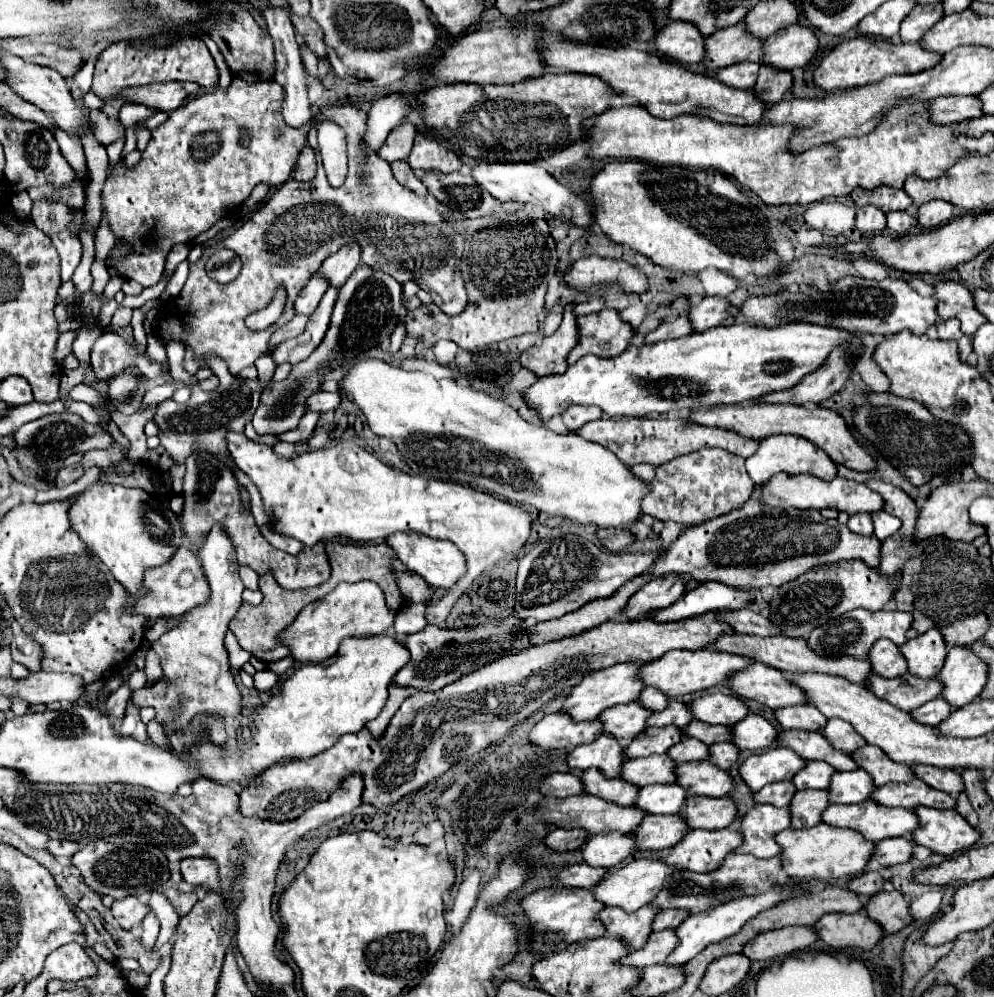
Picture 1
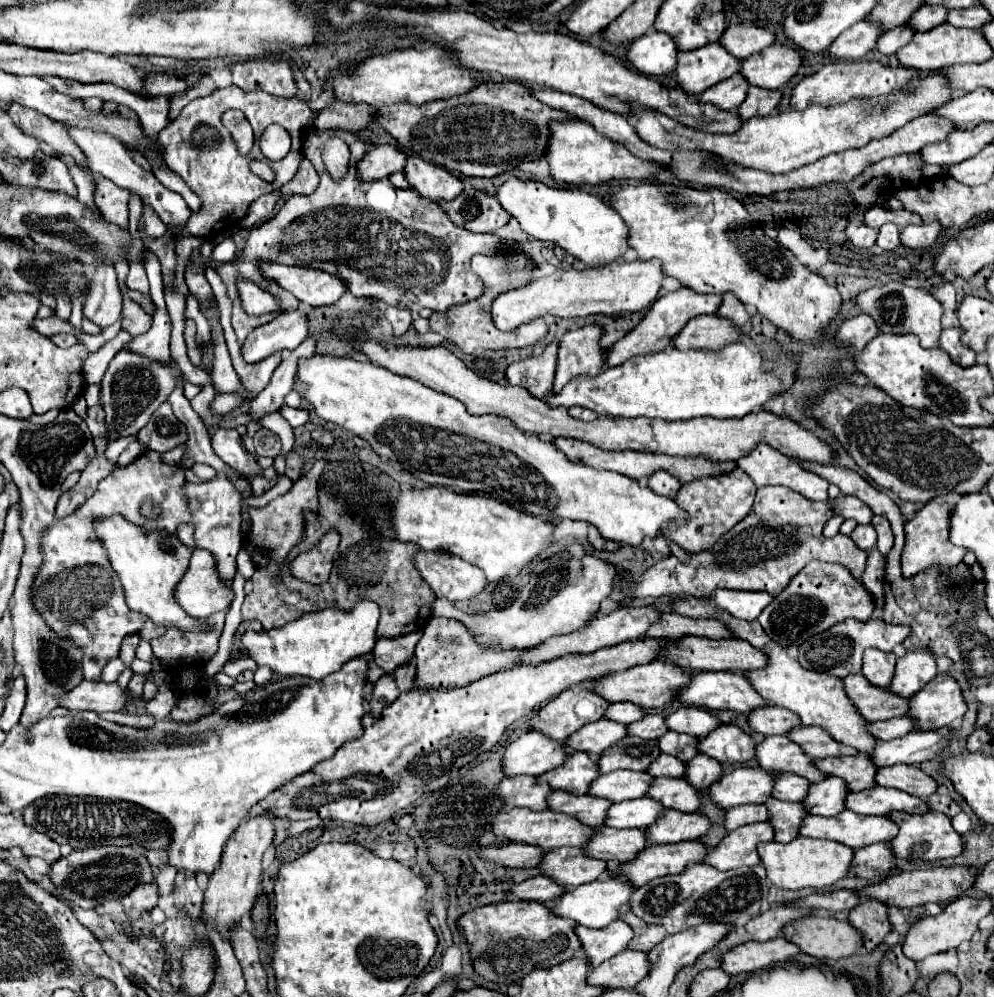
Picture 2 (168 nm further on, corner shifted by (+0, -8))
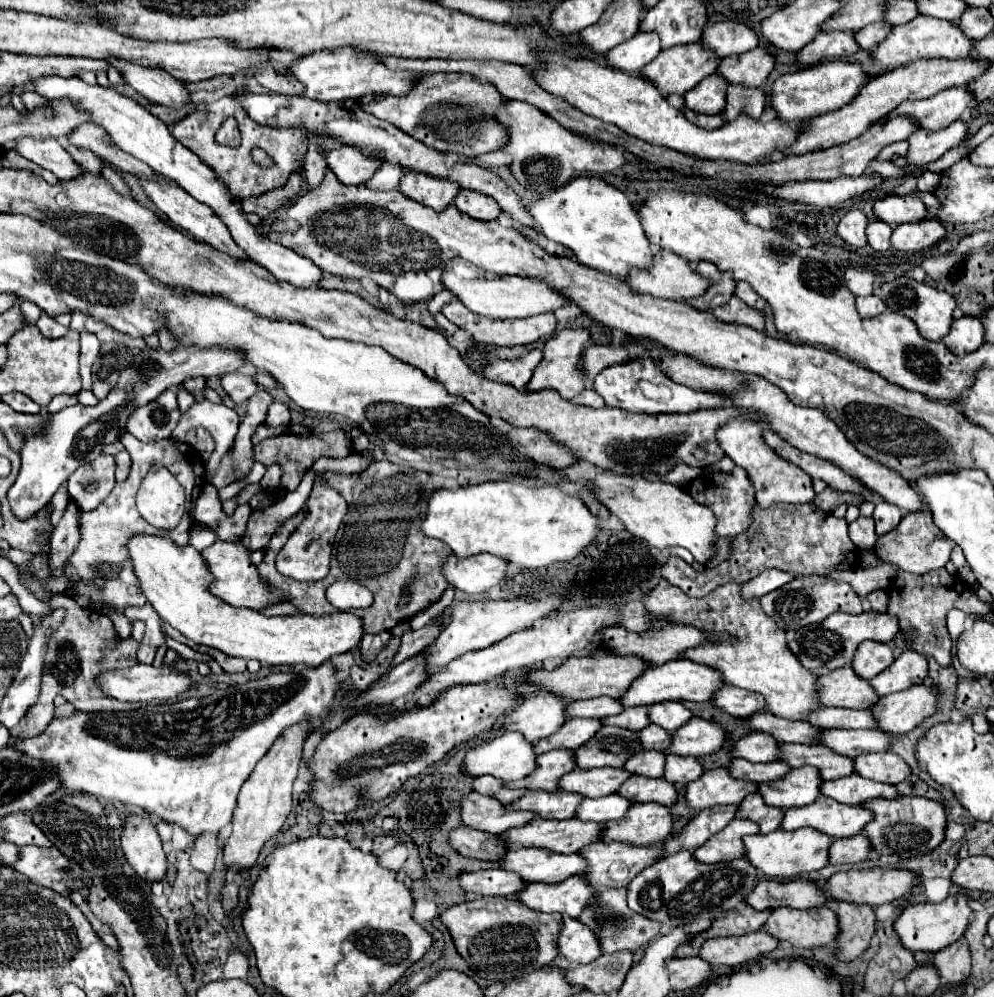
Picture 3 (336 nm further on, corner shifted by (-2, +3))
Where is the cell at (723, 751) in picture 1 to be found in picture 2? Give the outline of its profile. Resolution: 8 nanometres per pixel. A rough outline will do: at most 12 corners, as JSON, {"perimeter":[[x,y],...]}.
{"perimeter":[[709,756],[685,764],[685,780],[699,792],[721,776],[721,764]]}

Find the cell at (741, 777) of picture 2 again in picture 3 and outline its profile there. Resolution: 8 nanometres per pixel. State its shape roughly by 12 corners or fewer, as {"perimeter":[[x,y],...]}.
{"perimeter":[[727,767],[705,771],[687,785],[695,811],[737,805],[759,785],[733,779]]}

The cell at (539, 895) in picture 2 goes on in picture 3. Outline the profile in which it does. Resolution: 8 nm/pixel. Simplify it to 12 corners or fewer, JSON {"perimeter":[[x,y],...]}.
{"perimeter":[[505,869],[461,875],[479,895],[513,897],[527,883]]}

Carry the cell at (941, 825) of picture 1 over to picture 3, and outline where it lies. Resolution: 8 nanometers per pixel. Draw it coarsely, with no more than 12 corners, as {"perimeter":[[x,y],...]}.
{"perimeter":[[927,797],[869,799],[879,855],[945,841],[945,807]]}

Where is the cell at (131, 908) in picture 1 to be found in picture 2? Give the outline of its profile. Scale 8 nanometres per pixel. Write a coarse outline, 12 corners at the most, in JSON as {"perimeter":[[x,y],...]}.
{"perimeter":[[137,884],[123,906],[129,918],[157,906],[157,884]]}

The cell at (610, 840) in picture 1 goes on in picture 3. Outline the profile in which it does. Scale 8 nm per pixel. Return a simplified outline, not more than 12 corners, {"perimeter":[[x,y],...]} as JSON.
{"perimeter":[[513,847],[501,867],[529,883],[559,883],[587,869],[581,853]]}

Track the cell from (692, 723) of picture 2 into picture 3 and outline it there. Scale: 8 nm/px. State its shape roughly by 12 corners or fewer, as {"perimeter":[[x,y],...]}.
{"perimeter":[[679,701],[649,707],[651,723],[677,731],[693,713]]}

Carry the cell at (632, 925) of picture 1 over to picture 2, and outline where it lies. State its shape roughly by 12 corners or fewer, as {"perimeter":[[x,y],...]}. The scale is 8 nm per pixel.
{"perimeter":[[615,920],[599,930],[575,926],[587,962],[623,952],[633,936]]}

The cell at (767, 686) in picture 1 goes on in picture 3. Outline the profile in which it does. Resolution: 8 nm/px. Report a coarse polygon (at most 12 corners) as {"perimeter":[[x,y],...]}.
{"perimeter":[[689,659],[647,669],[625,707],[711,701],[721,673]]}

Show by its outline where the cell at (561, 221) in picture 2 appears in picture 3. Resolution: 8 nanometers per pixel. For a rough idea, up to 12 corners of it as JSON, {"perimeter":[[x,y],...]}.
{"perimeter":[[577,177],[529,215],[577,261],[613,277],[651,267],[627,197]]}

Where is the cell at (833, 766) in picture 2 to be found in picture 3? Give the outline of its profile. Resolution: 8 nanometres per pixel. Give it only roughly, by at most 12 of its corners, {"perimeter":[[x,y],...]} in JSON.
{"perimeter":[[781,745],[781,761],[823,779],[853,773],[853,759],[823,745]]}

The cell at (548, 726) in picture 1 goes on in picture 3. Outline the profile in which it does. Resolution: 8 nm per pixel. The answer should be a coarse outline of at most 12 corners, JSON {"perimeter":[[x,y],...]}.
{"perimeter":[[505,731],[467,751],[465,773],[515,781],[533,773],[533,743]]}

